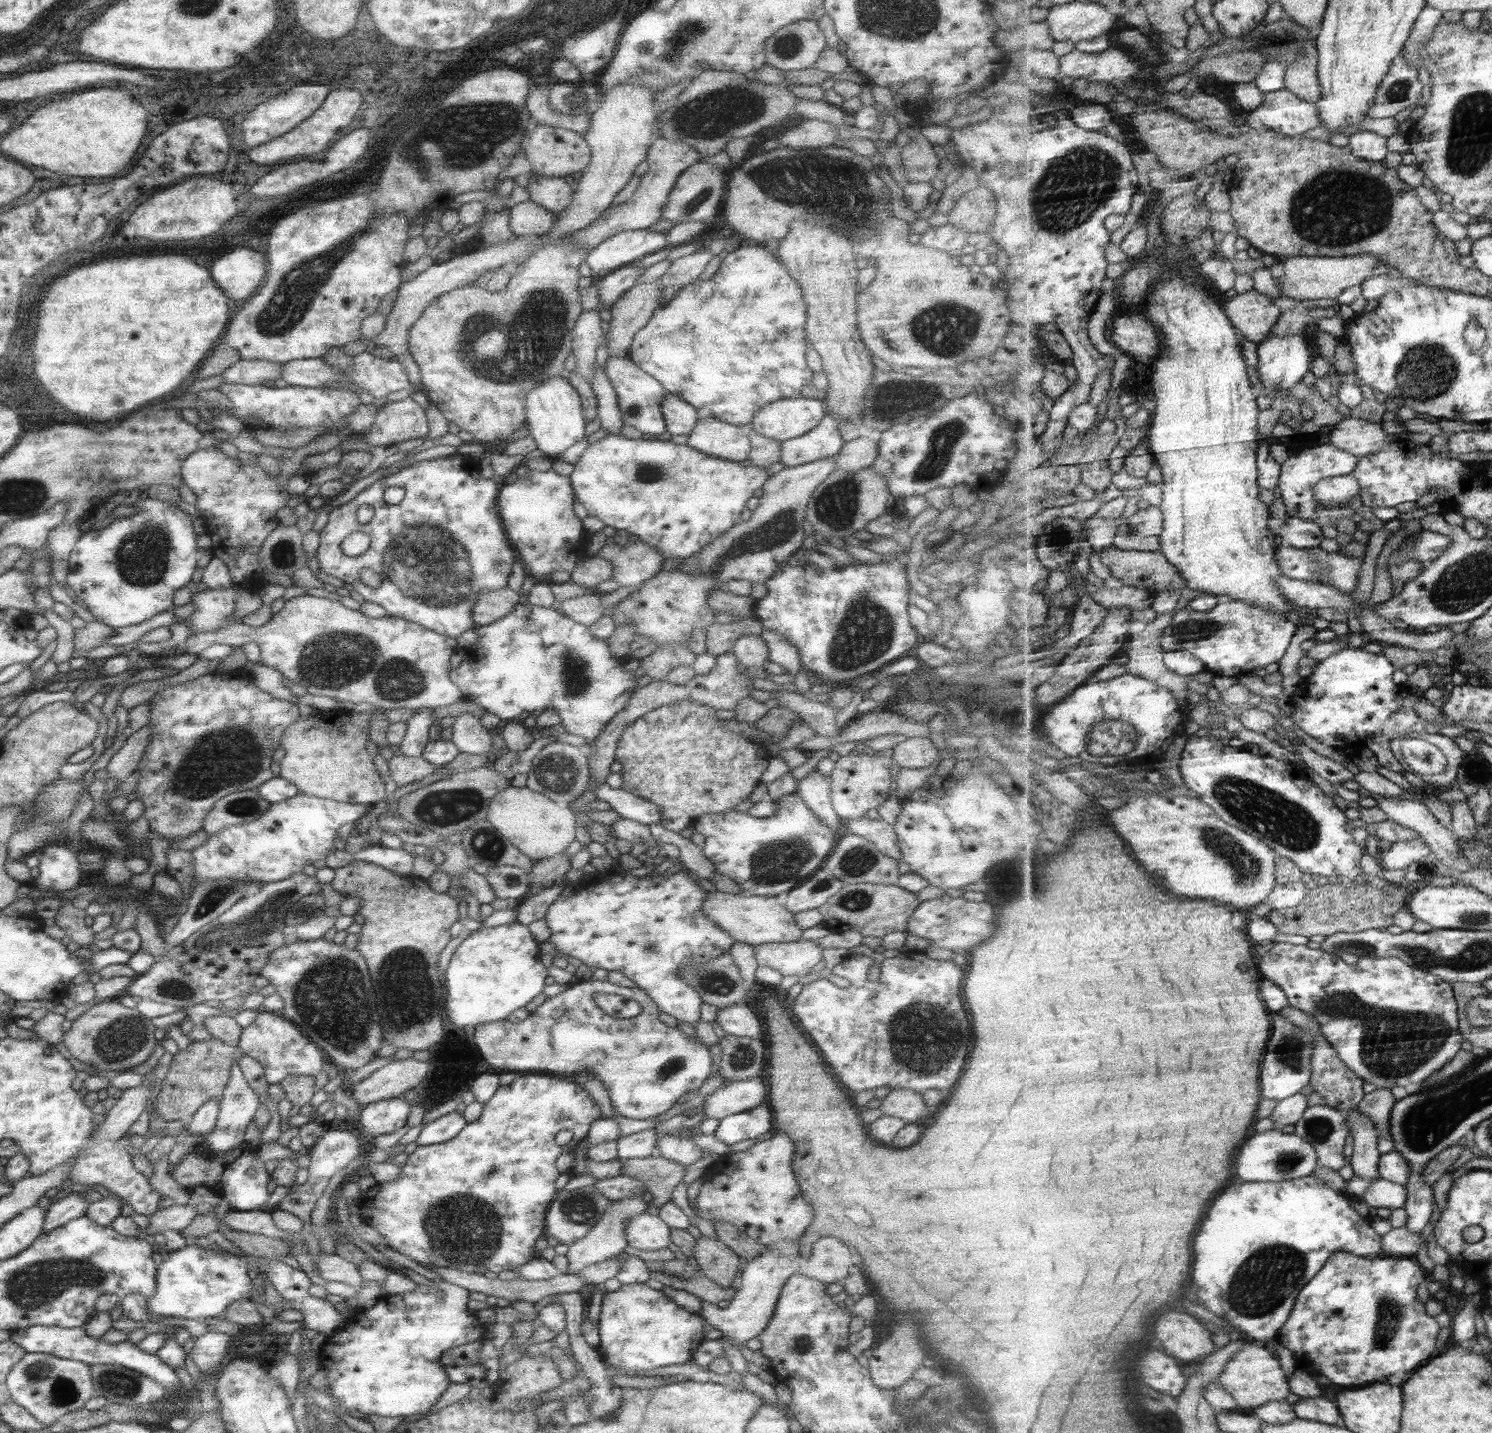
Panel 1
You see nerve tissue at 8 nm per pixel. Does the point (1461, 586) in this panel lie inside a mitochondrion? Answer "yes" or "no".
yes

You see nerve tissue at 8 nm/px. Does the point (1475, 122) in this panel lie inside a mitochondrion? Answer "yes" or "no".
yes

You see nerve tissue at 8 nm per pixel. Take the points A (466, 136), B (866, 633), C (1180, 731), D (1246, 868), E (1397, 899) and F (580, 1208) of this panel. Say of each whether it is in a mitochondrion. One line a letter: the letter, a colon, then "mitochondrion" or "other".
A: mitochondrion
B: mitochondrion
C: other
D: mitochondrion
E: other
F: mitochondrion

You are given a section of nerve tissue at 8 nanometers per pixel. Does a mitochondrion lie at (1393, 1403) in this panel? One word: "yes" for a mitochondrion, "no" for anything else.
no

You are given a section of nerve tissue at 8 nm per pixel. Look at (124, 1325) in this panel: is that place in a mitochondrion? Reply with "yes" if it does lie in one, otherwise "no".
no

